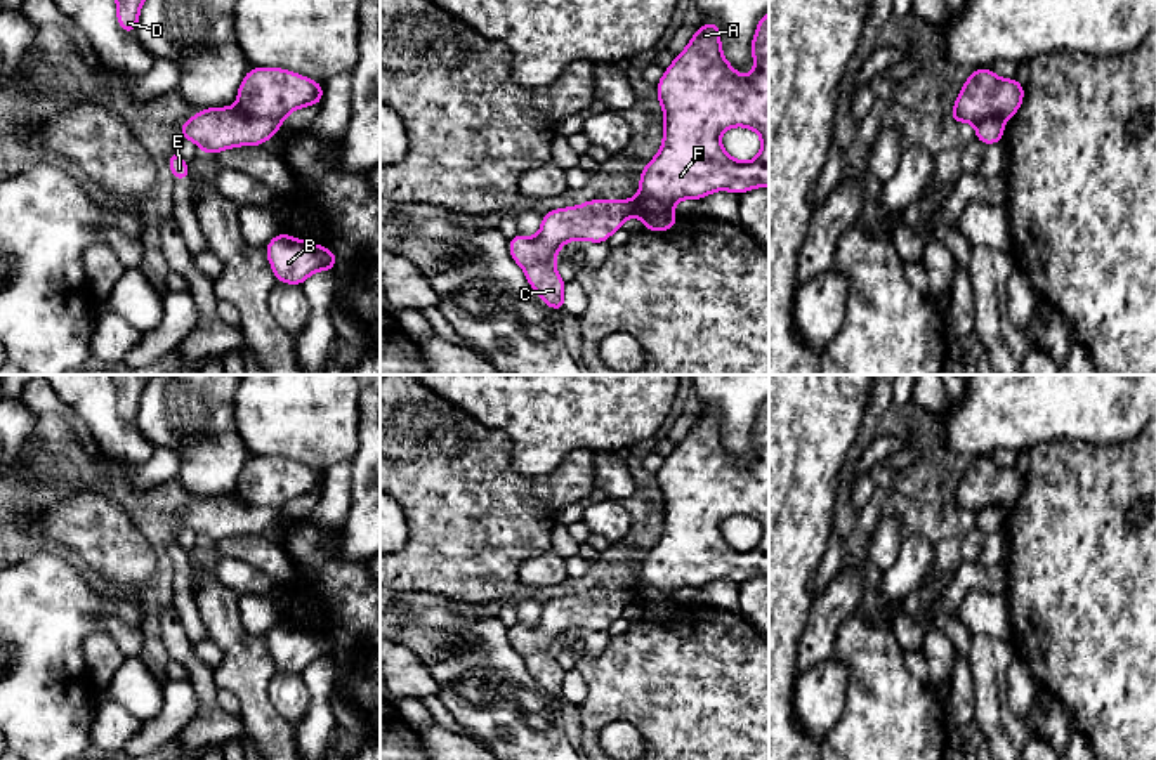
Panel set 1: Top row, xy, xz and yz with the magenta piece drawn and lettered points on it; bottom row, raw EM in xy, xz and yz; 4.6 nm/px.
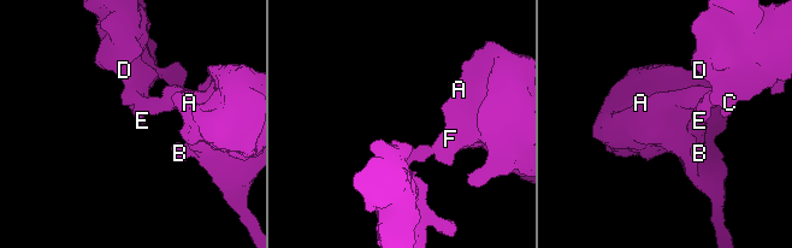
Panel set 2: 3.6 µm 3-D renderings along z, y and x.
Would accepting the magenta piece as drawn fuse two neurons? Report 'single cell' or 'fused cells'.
fused cells

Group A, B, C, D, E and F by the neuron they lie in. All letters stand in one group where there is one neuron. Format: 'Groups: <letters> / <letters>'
Groups: A B F / C D E

